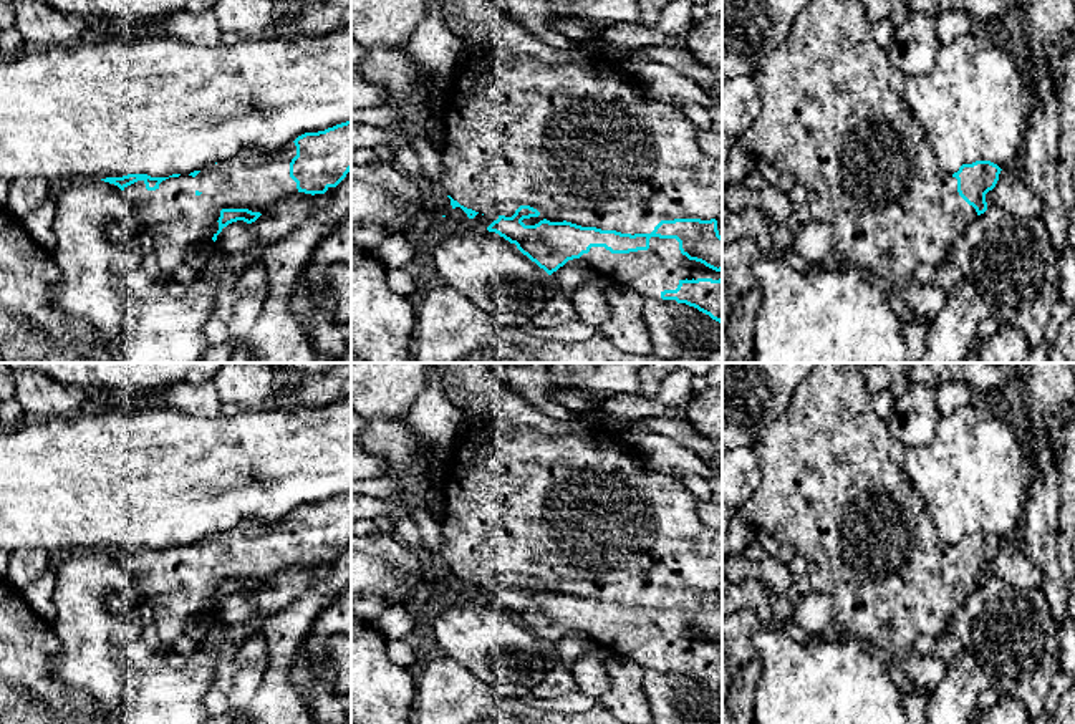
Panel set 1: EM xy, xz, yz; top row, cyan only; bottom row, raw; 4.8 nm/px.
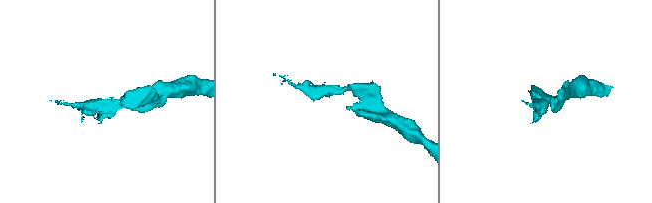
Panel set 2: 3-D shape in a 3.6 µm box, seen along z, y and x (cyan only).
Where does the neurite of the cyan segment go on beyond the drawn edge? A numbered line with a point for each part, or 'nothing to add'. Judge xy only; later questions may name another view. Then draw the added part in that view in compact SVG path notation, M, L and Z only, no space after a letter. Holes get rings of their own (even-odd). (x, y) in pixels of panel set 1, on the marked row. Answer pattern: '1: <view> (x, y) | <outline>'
1: xy (176, 219) | M293 141L275 152L252 147L202 169L195 177L169 177L156 191L137 181L123 192L154 242L159 267L171 275L192 245L212 240L222 209L263 214L282 197L298 192L290 177L295 156Z

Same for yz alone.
1: yz (832, 113) | M810 0L788 36L759 63L754 81L760 113L747 131L732 138L732 144L740 144L780 174L792 174L810 191L812 217L832 227L836 252L894 287L913 282L921 263L938 267L947 262L977 212L959 195L957 179L938 164L923 128L906 106L906 76L873 40L861 0Z

